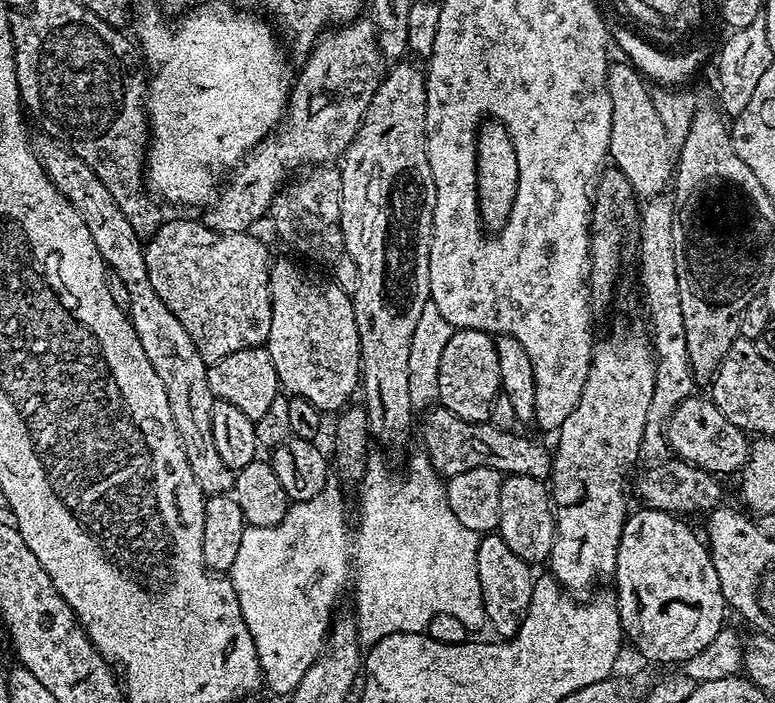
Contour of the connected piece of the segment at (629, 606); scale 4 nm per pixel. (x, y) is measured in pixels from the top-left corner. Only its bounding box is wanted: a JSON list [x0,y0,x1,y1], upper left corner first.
[614,507,726,665]

